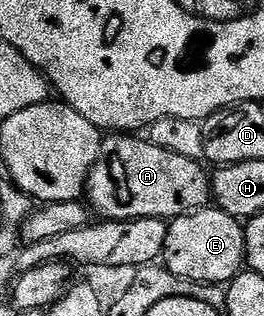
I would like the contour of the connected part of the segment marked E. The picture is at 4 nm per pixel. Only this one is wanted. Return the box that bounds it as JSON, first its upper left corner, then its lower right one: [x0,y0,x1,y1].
[163,208,245,286]

